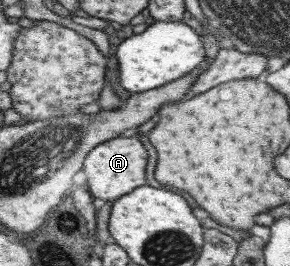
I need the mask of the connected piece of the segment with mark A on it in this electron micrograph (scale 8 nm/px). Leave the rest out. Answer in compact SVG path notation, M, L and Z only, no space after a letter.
M128 134L97 144L82 161L82 172L85 172L86 182L84 187L92 198L100 198L104 201L115 200L134 188L145 185L146 159L147 154L141 142Z

